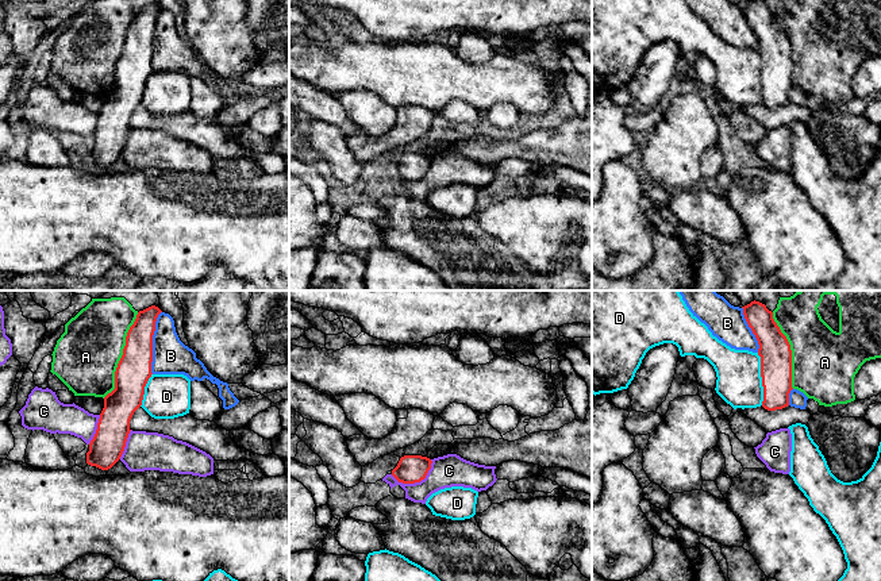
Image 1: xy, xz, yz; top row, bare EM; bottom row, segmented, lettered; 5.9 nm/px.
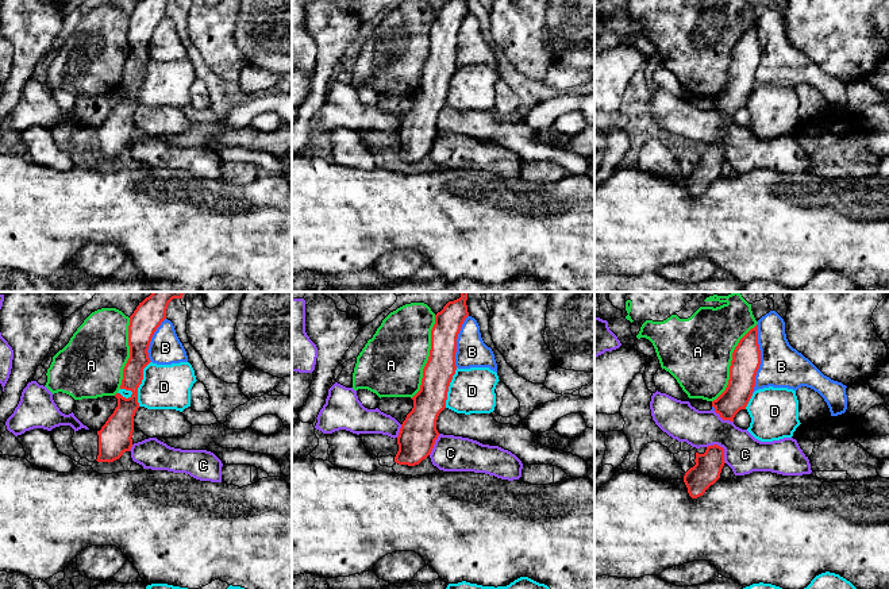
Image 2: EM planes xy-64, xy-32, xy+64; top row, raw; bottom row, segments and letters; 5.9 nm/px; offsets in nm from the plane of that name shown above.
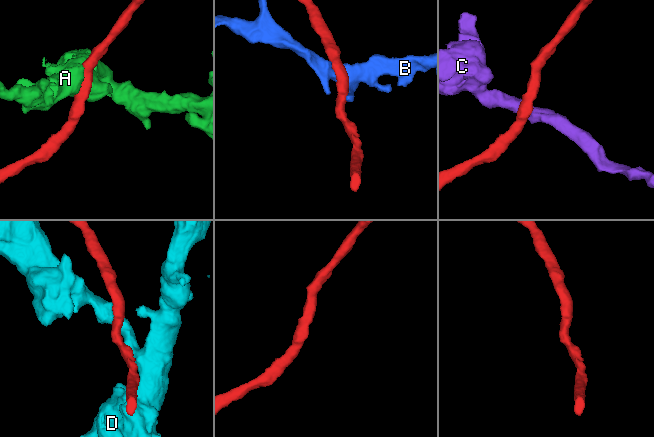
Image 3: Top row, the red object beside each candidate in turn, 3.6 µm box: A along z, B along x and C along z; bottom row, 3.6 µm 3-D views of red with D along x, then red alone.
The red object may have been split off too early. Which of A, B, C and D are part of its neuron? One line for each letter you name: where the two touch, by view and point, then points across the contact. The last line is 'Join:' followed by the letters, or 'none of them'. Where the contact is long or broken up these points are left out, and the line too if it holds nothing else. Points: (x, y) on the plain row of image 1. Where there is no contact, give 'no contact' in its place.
Join: none of them

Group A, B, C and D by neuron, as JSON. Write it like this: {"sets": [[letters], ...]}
{"sets": [["A"], ["B"], ["C"], ["D"]]}

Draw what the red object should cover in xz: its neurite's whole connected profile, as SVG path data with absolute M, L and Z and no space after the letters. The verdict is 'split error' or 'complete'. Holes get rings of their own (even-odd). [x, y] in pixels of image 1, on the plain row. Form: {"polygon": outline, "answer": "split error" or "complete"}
{"polygon": "M404 153L397 163L392 168L392 173L403 181L415 181L426 176L431 166L432 158L422 153Z", "answer": "complete"}

